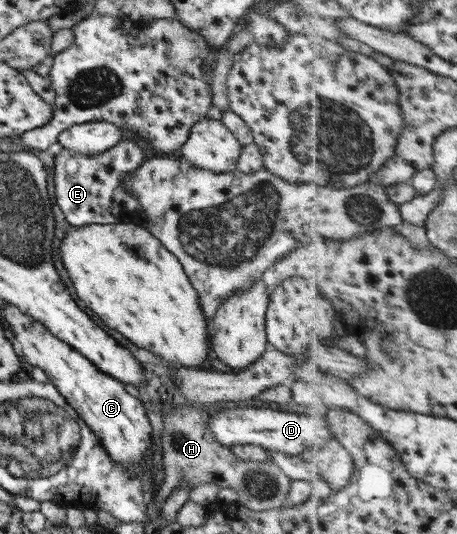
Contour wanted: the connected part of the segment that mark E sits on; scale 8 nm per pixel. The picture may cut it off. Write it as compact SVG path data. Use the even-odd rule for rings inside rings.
M130 139L118 141L104 152L84 156L65 148L54 150L54 196L66 223L72 227L90 224L115 224L128 222L128 216L138 211L136 197L126 189L117 188L127 174L133 172L145 160L142 150Z

